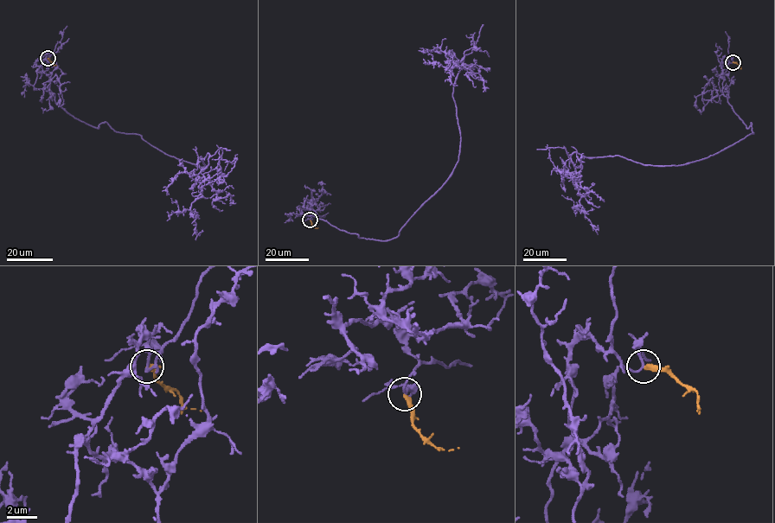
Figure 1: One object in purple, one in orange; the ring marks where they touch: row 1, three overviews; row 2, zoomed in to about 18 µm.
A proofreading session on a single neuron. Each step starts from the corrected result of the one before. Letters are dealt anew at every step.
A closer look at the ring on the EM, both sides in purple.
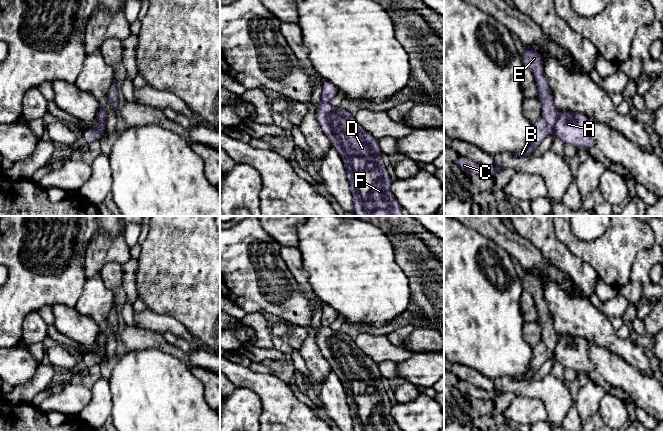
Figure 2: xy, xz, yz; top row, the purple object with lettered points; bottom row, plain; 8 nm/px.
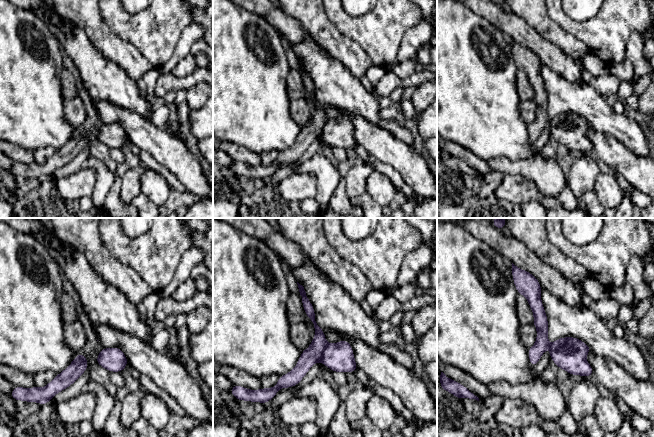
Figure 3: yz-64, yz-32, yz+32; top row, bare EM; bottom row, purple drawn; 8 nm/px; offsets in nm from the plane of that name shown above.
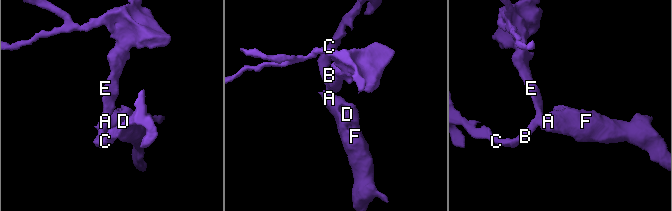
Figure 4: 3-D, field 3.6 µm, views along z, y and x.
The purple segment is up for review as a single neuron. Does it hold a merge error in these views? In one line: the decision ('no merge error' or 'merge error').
merge error

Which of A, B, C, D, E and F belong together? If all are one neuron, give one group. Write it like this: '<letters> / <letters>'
A D F / B C E

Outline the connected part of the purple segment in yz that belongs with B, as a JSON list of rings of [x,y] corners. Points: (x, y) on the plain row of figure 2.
[[[524,269],[523,288],[529,292],[536,304],[539,314],[539,323],[542,326],[542,340],[533,347],[533,356],[529,365],[530,371],[514,380],[523,382],[532,380],[535,373],[553,354],[558,343],[558,336],[555,331],[553,321],[549,312],[548,304],[544,297],[543,281],[540,277],[532,274],[529,270]]]

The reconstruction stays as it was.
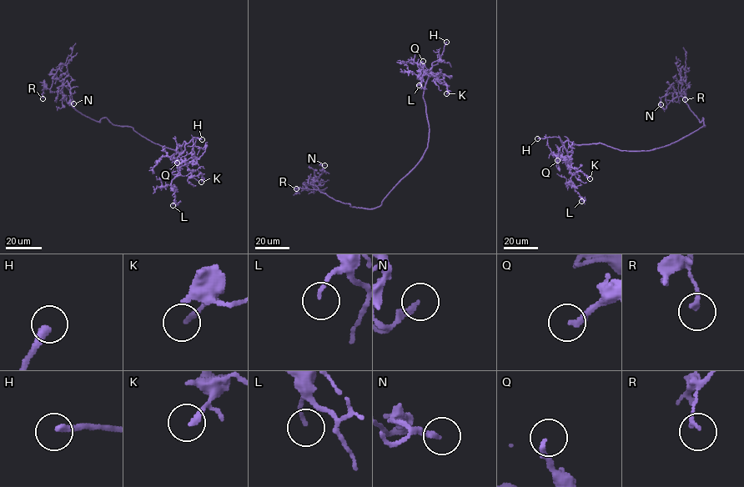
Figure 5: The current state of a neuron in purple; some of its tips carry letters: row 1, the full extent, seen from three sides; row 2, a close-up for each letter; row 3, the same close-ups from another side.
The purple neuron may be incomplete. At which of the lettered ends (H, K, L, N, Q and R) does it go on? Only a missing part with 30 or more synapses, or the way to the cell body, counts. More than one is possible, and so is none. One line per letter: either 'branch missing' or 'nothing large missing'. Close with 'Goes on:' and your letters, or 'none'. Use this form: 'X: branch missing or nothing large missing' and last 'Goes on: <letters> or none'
H: branch missing
K: nothing large missing
L: nothing large missing
N: nothing large missing
Q: branch missing
R: nothing large missing
Goes on: H, Q

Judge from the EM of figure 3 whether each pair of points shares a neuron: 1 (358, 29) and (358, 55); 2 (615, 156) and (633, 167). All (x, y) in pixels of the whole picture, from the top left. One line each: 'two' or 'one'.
1: two
2: one

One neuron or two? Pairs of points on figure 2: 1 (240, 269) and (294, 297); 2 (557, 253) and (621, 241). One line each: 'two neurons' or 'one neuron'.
1: one neuron
2: two neurons

